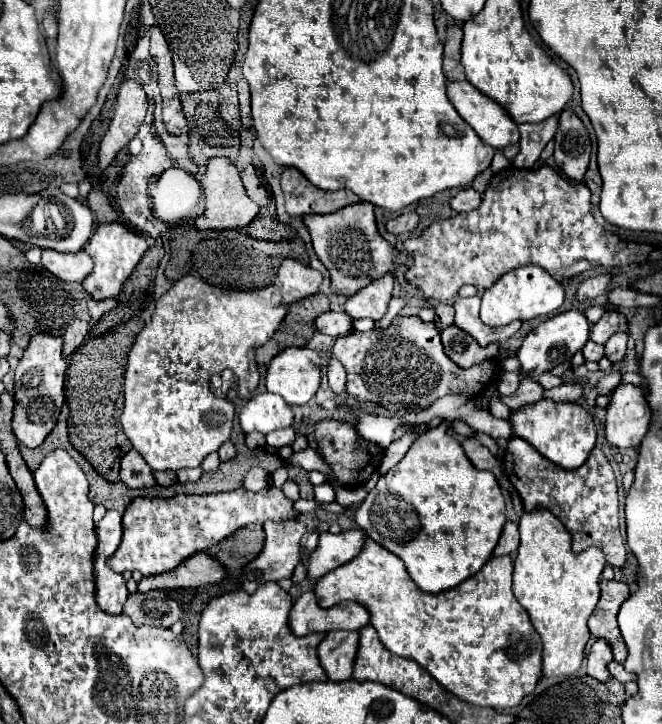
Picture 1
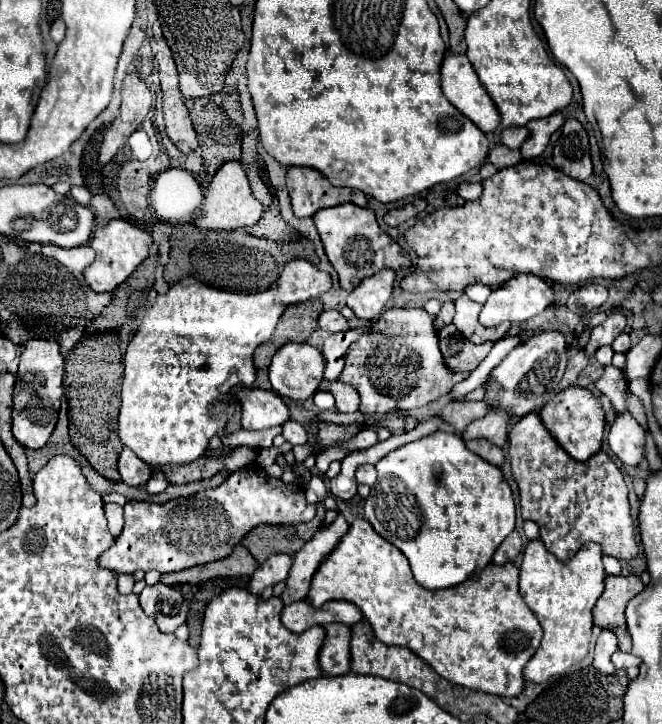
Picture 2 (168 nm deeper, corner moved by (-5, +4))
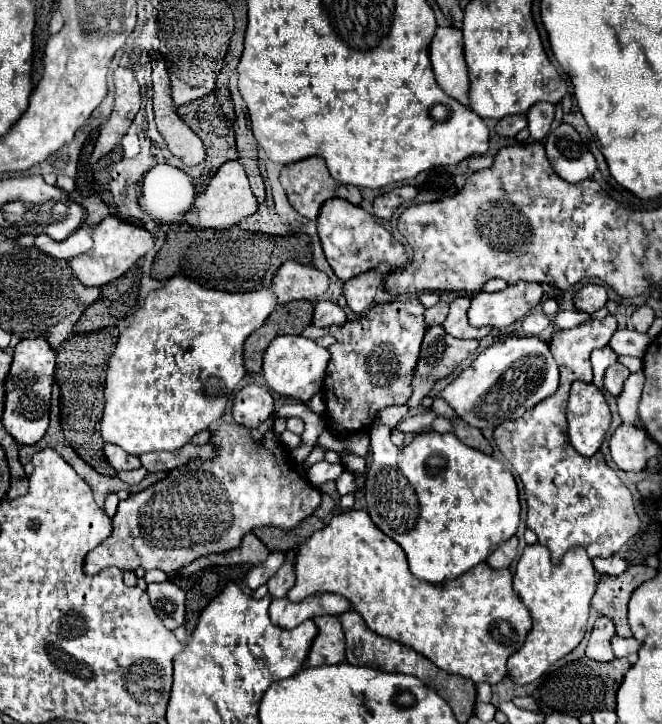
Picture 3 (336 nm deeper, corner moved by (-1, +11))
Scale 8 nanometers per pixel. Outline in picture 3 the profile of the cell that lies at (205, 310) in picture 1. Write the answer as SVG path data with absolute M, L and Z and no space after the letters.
M183 275L171 277L161 289L151 291L131 325L121 331L105 377L105 409L101 437L131 455L149 451L177 451L191 437L221 419L235 385L245 377L243 343L257 331L277 301L269 287L245 293L207 289Z

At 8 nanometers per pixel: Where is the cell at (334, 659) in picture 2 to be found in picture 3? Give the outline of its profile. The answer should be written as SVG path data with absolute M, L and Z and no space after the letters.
M315 617L313 619L319 633L309 649L305 665L321 667L321 665L337 665L345 661L345 635L339 623L339 617Z

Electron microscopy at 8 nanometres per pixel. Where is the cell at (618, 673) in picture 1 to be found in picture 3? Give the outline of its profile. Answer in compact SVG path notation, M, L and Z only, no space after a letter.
M615 635L615 637L611 639L611 647L613 647L615 657L627 657L629 653L637 653L639 647L641 647L641 643L635 641L633 637L631 637L631 639L623 639L623 637Z

